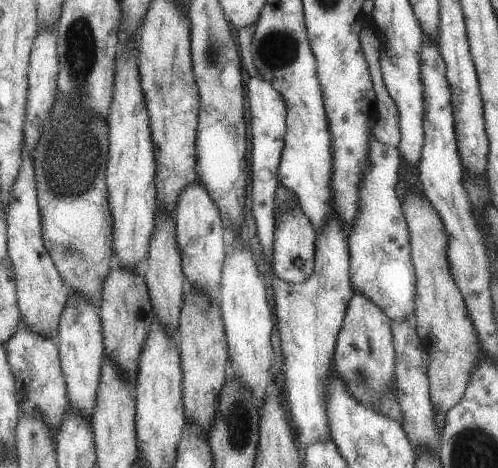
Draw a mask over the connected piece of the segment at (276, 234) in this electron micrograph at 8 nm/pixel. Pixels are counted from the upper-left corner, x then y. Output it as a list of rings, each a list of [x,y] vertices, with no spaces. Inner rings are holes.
[[[289,201],[288,203],[279,203],[275,206],[274,202],[274,212],[272,213],[272,242],[270,245],[270,262],[271,270],[275,274],[275,278],[282,281],[284,284],[297,284],[306,280],[311,274],[314,263],[314,239],[316,236],[316,231],[310,224],[309,218],[302,212],[301,206],[297,201]]]

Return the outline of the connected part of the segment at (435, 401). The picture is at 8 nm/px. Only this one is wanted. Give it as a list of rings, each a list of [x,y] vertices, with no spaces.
[[[405,191],[400,208],[410,239],[410,262],[414,269],[415,297],[412,323],[427,354],[426,376],[432,410],[444,415],[461,401],[470,373],[479,356],[476,333],[463,296],[449,273],[447,236],[441,218],[423,193]]]

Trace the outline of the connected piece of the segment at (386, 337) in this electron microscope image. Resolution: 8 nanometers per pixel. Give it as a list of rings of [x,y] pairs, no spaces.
[[[355,291],[347,302],[334,343],[331,368],[345,382],[350,396],[365,406],[371,407],[381,393],[393,387],[394,351],[390,322],[371,300]]]

